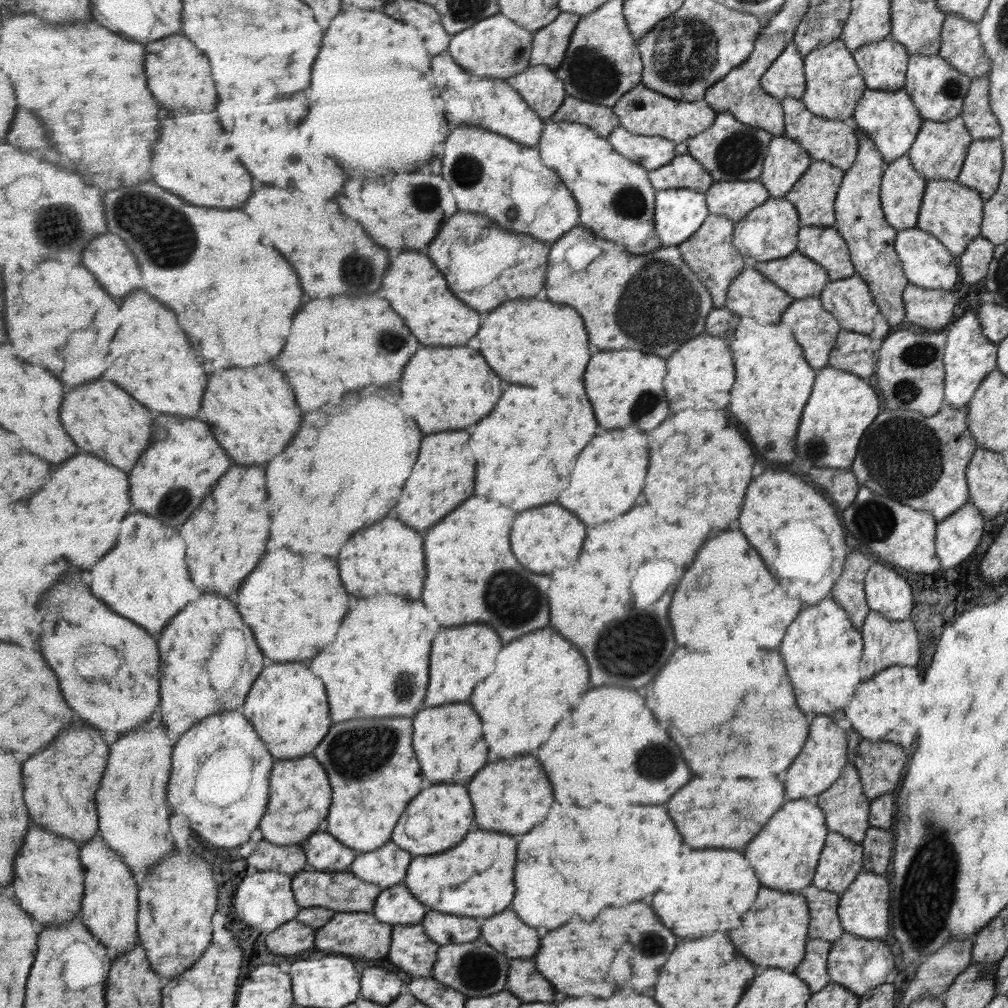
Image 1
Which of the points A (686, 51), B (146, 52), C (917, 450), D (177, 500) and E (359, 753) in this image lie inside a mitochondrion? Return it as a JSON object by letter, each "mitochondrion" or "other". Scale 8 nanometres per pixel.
{"A":"mitochondrion","B":"other","C":"mitochondrion","D":"mitochondrion","E":"mitochondrion"}

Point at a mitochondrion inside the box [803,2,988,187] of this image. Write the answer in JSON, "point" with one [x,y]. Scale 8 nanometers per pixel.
{"point":[952,88]}

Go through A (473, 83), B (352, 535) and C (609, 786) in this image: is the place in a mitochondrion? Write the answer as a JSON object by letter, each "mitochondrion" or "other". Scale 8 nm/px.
{"A":"other","B":"other","C":"other"}

